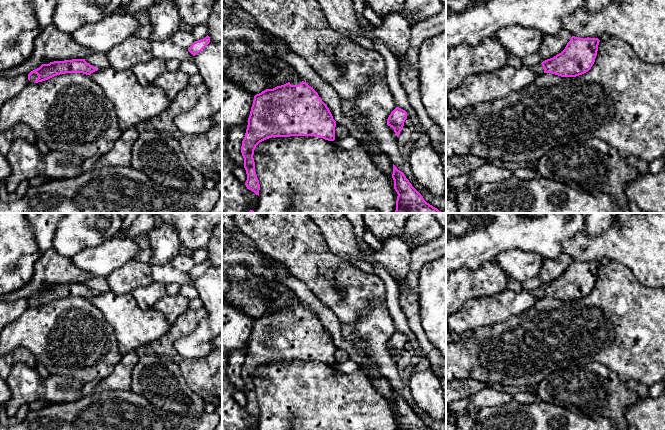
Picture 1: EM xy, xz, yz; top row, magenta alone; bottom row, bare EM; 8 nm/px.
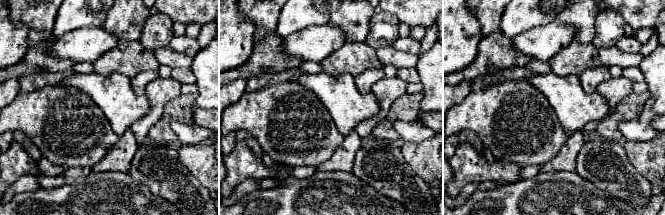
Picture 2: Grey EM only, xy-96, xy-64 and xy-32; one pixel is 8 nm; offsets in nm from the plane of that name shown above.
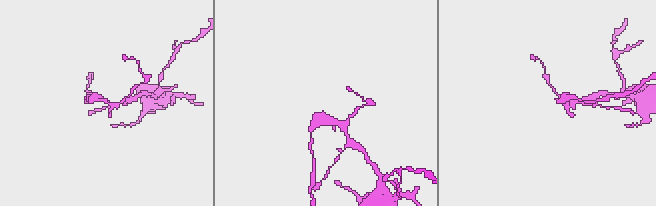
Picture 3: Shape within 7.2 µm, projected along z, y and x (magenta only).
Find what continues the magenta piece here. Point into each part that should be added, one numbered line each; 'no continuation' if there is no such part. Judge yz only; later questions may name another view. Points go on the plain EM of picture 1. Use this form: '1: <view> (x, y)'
1: yz (538, 293)

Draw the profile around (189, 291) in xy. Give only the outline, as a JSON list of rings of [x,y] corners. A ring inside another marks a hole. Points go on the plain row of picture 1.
[[[193,283],[181,285],[179,293],[186,297],[189,301],[199,297],[199,293]]]

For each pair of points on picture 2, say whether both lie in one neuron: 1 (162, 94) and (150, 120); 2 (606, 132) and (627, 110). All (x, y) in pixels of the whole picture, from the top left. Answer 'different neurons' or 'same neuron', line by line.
1: same neuron
2: same neuron

